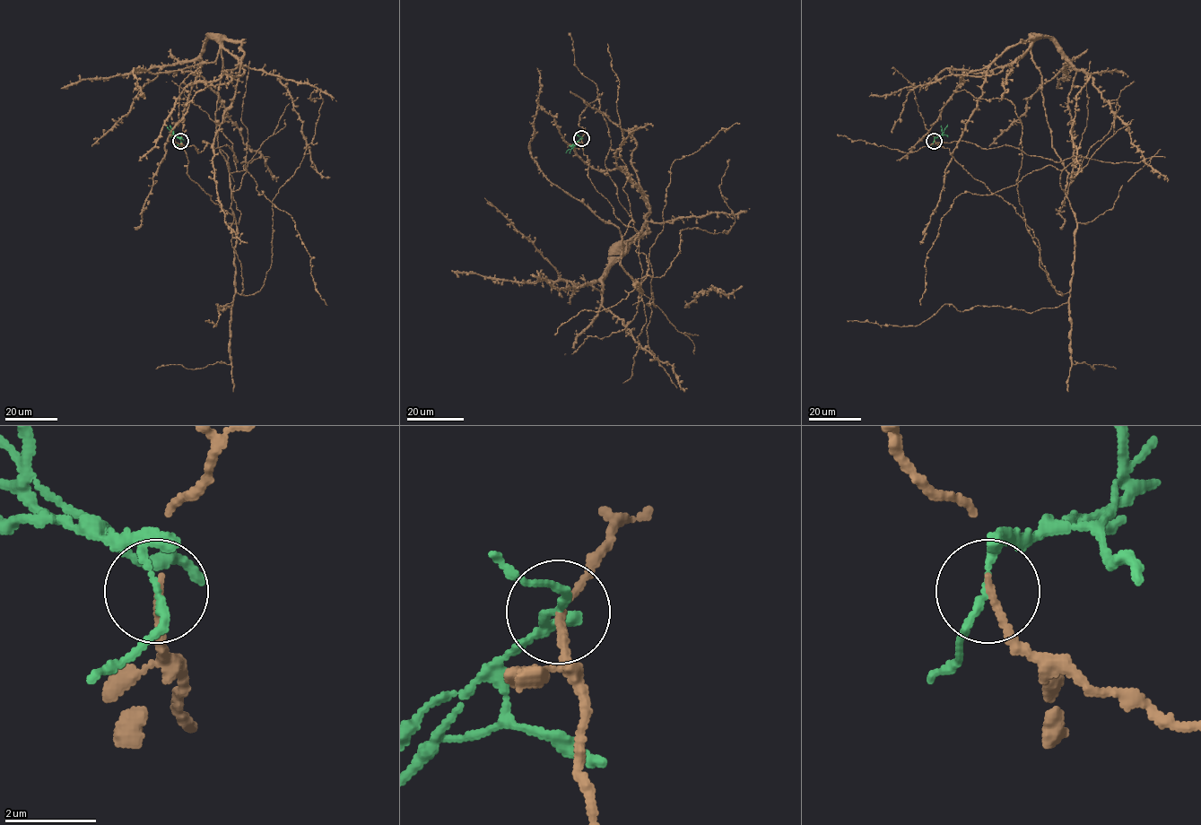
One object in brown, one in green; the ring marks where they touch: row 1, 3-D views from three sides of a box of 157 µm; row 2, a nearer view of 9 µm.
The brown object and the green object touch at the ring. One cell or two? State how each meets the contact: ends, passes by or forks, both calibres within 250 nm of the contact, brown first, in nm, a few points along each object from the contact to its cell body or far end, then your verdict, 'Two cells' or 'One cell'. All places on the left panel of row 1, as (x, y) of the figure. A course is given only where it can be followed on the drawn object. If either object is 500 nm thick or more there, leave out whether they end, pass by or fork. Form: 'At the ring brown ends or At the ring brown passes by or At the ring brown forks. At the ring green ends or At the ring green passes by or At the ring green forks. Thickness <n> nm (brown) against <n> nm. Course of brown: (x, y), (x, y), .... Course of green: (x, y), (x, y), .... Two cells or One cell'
At the ring brown ends. At the ring green passes by. Thickness 170 nm (brown) against 140 nm. Course of brown: (181, 140), (187, 175), (233, 216), (241, 294), (215, 122), (225, 48), (244, 73), (213, 167), (247, 243). Course of green: (181, 140), (166, 125). Two cells

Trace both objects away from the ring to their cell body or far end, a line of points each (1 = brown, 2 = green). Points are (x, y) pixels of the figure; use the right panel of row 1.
1: (934, 140), (1013, 206), (1038, 240), (1055, 290), (1070, 289), (1076, 220), (1029, 48), (987, 76), (923, 243)
2: (934, 140), (947, 125)

